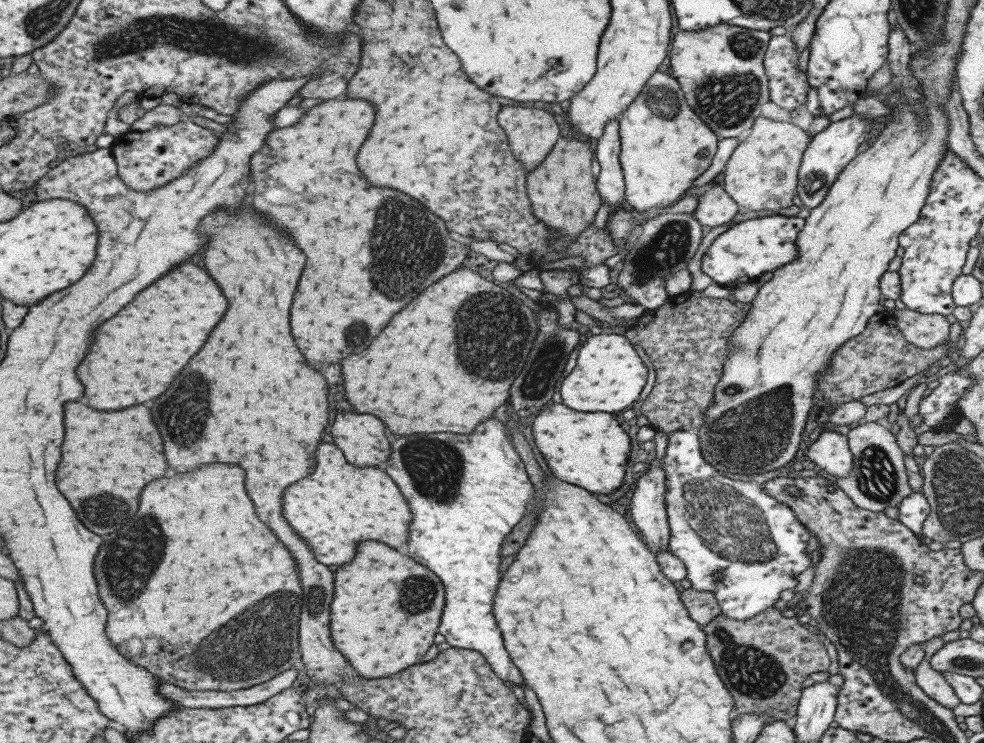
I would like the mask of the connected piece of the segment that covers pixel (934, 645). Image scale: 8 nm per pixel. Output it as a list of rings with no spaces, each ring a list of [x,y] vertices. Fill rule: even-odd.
[[[935,636],[935,638],[924,642],[924,645],[925,654],[913,670],[915,684],[937,704],[952,709],[959,704],[960,700],[953,692],[953,689],[945,682],[941,673],[933,670],[929,664],[931,655],[943,645],[943,641],[939,636]]]

